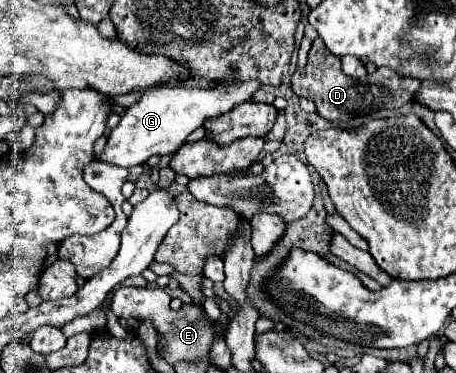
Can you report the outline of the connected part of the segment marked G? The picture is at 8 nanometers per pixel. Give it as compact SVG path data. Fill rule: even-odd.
M259 81L245 83L219 83L215 89L177 89L177 87L157 87L141 95L141 99L125 109L119 125L109 133L105 149L99 157L101 163L117 167L133 167L145 163L153 155L173 155L187 139L191 131L201 127L205 119L223 115L235 105L249 101L251 95L261 87Z

